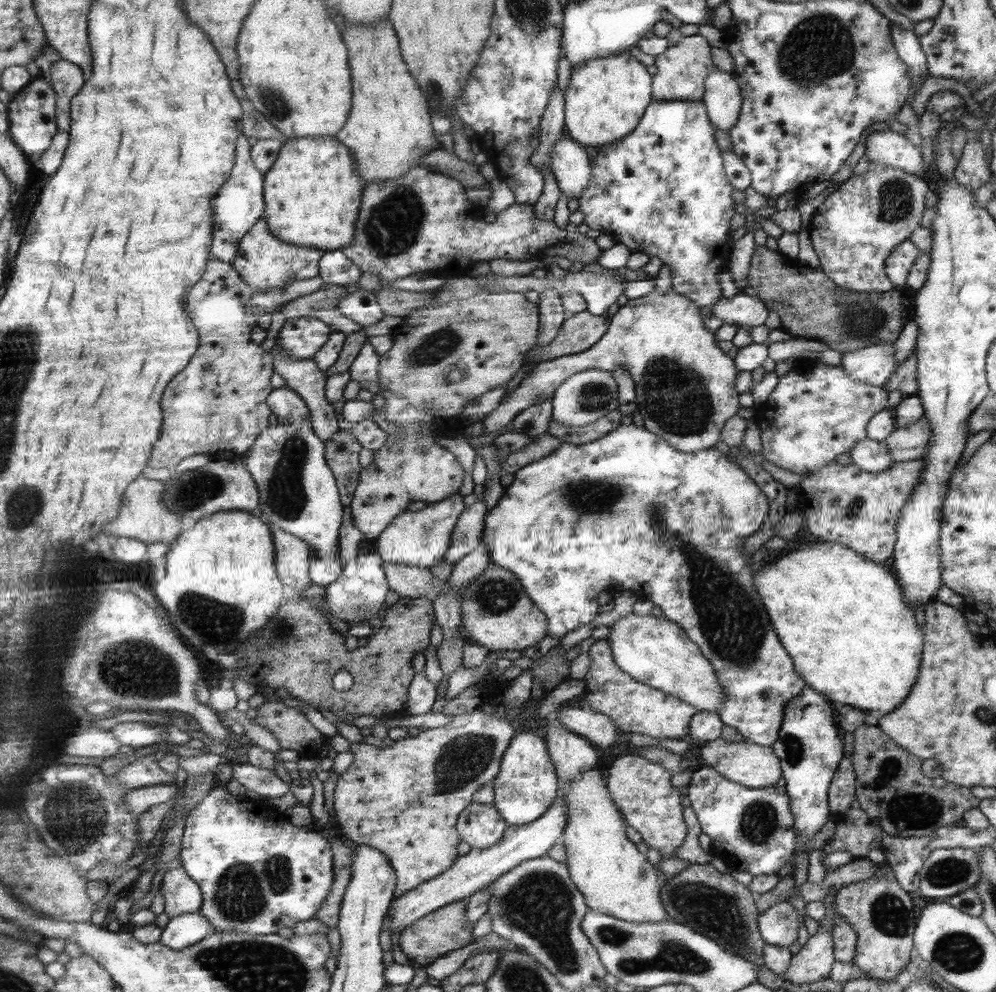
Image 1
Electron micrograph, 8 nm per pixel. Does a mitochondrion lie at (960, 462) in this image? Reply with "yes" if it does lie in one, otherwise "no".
no

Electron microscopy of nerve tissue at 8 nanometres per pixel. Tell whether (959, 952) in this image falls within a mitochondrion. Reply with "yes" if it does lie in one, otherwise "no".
yes

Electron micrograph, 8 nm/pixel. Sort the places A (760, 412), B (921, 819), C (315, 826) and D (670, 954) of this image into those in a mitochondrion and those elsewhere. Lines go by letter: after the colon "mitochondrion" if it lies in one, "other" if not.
A: other
B: mitochondrion
C: other
D: mitochondrion

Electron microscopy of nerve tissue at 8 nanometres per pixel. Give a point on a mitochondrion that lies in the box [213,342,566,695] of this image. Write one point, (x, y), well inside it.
(286, 493)

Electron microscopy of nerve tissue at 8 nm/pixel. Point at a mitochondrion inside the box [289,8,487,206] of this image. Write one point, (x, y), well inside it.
(435, 92)

